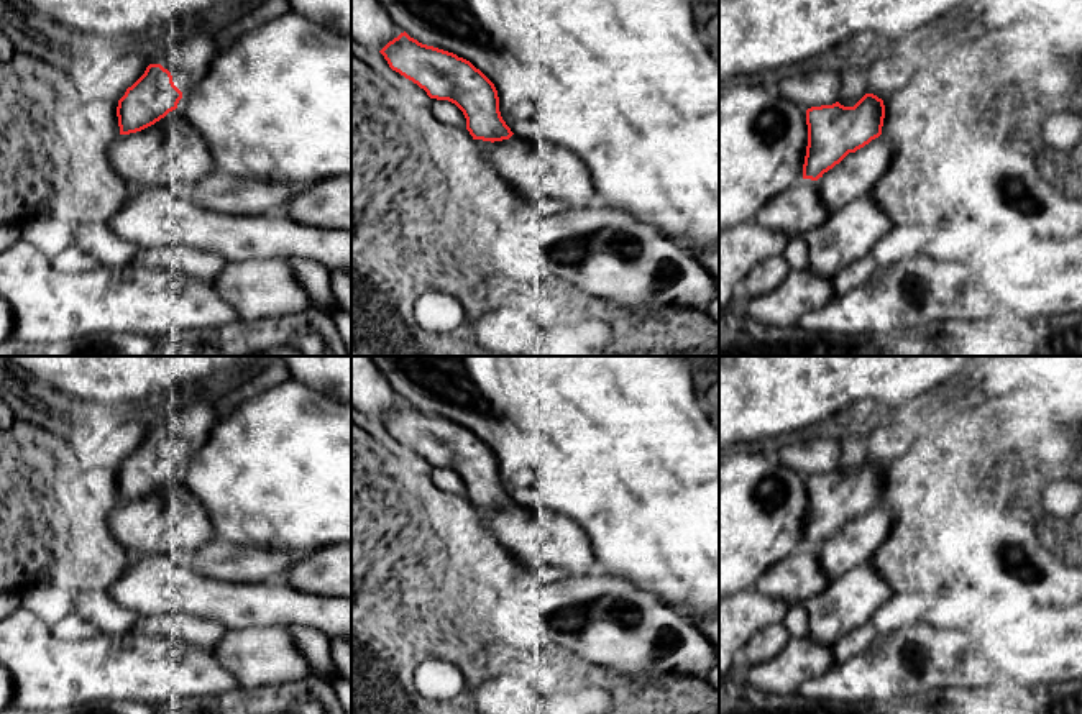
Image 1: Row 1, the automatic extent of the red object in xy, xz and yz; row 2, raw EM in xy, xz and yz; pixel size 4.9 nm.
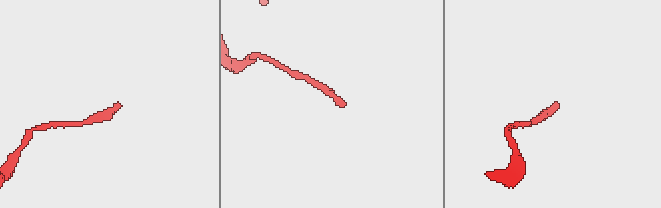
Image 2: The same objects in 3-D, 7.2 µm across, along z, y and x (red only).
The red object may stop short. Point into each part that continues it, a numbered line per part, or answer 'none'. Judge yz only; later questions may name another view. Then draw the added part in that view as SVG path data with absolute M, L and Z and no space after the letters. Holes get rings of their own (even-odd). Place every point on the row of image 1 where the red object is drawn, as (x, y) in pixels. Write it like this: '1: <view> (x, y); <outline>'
1: yz (806, 204); M878 136L855 153L849 153L818 181L801 179L772 197L755 220L788 236L803 235L844 205L869 195L888 171L893 154L893 144Z

